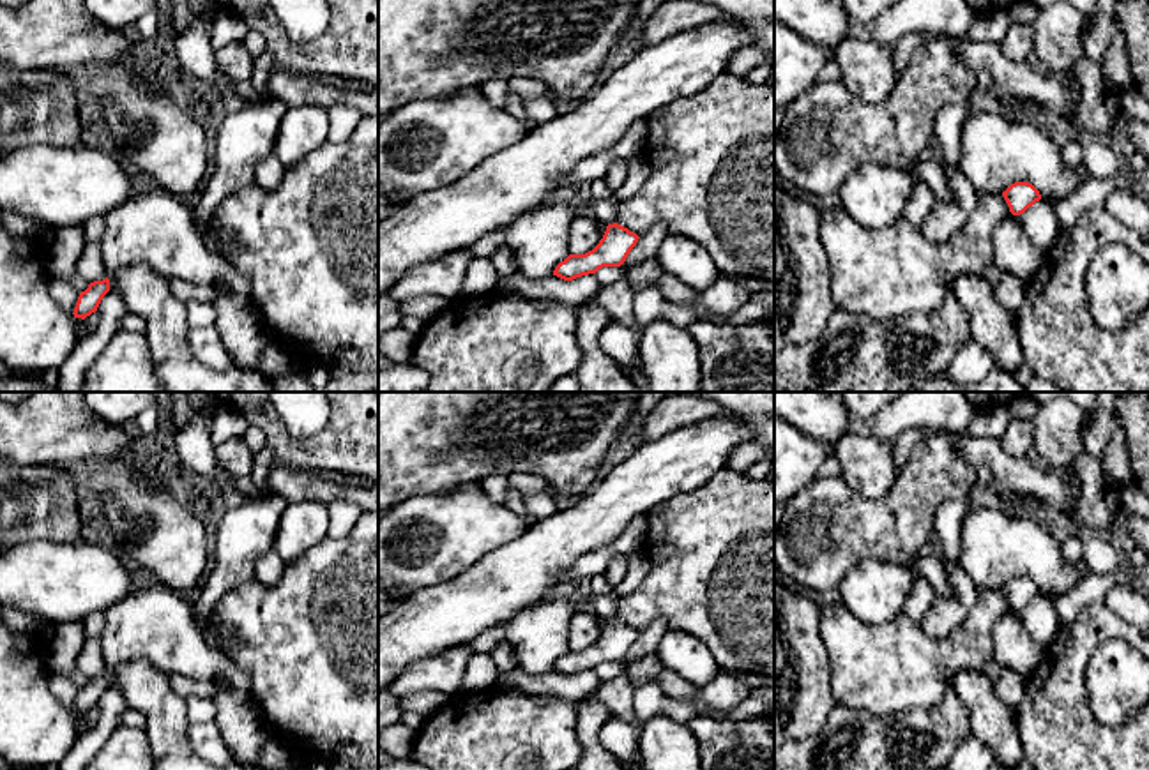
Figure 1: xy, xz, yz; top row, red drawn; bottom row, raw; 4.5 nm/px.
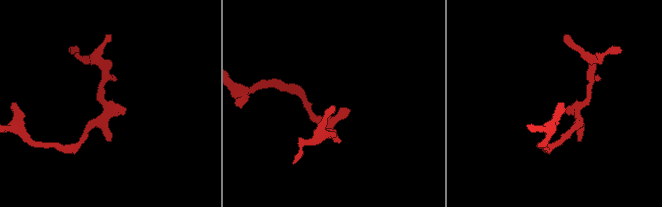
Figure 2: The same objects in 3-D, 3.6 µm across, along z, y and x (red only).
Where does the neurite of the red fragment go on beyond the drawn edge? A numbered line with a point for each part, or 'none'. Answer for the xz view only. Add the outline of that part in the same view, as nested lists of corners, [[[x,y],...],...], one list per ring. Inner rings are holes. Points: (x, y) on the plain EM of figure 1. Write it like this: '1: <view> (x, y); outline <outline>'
none

